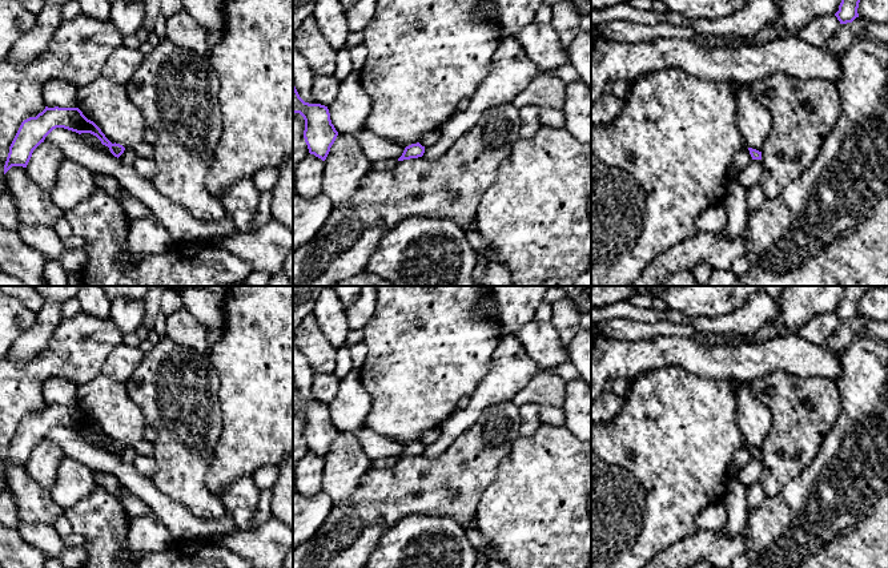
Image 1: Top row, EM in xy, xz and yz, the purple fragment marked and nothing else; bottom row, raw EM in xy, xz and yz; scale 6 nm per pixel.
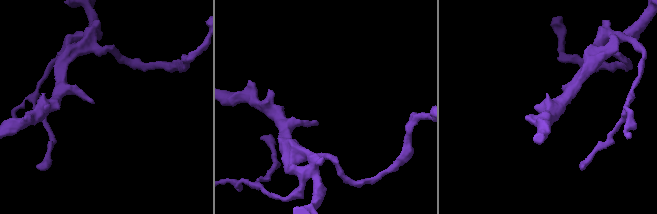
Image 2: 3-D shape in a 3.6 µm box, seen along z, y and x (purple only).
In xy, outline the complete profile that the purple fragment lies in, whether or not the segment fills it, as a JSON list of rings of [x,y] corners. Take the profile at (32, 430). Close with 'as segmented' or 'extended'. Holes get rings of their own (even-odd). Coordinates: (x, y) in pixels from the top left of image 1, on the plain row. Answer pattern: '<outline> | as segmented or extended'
[[[48,406],[36,415],[24,418],[9,444],[9,451],[4,463],[4,472],[12,464],[27,466],[33,448],[44,440],[45,435],[56,426],[64,426],[79,432],[91,431],[96,434],[103,443],[108,444],[114,455],[120,455],[125,446],[120,442],[112,442],[101,427],[88,418],[79,406]]] | as segmented

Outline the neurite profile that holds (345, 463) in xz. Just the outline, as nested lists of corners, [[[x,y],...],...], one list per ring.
[[[338,431],[325,458],[322,491],[333,500],[333,505],[351,496],[361,478],[373,467],[353,432]]]

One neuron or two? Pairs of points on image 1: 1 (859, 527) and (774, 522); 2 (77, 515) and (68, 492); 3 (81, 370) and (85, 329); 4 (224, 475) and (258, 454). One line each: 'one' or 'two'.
1: one
2: two
3: one
4: one

